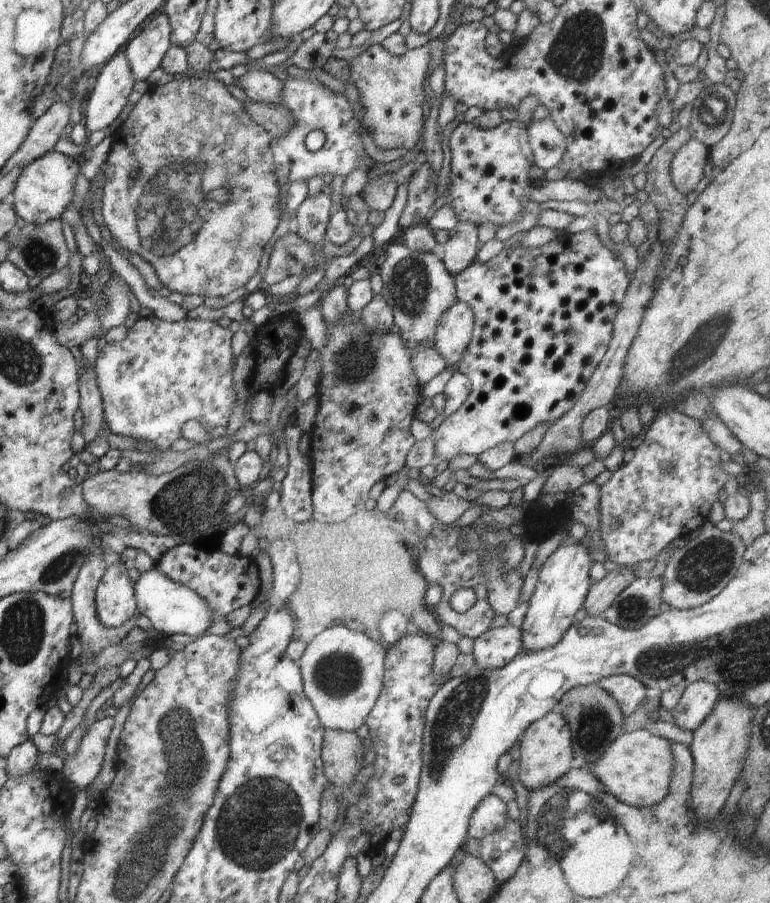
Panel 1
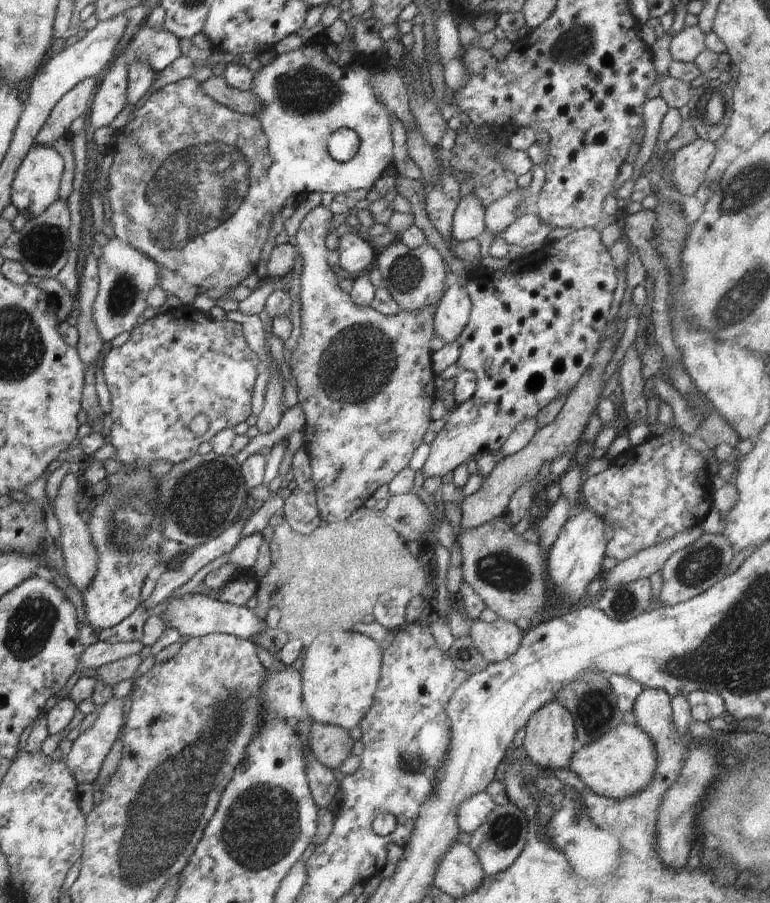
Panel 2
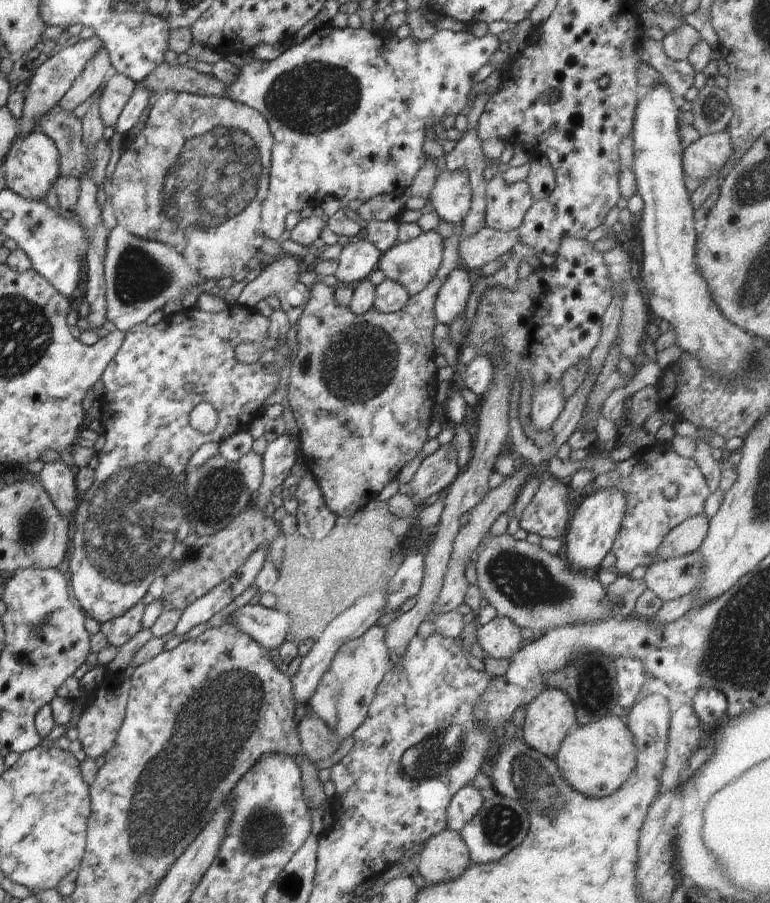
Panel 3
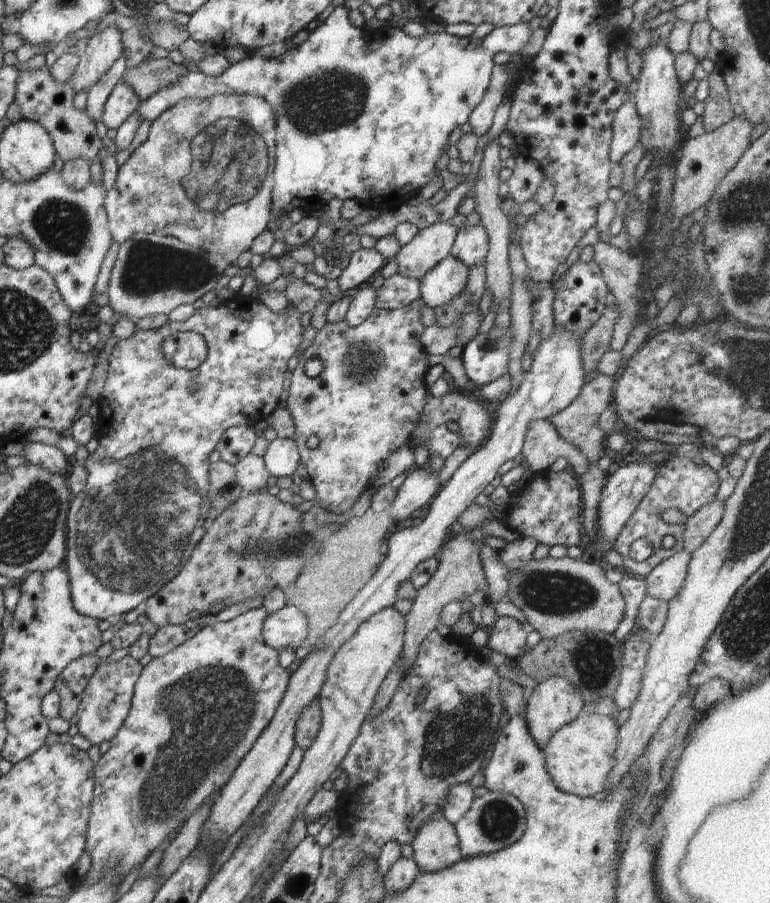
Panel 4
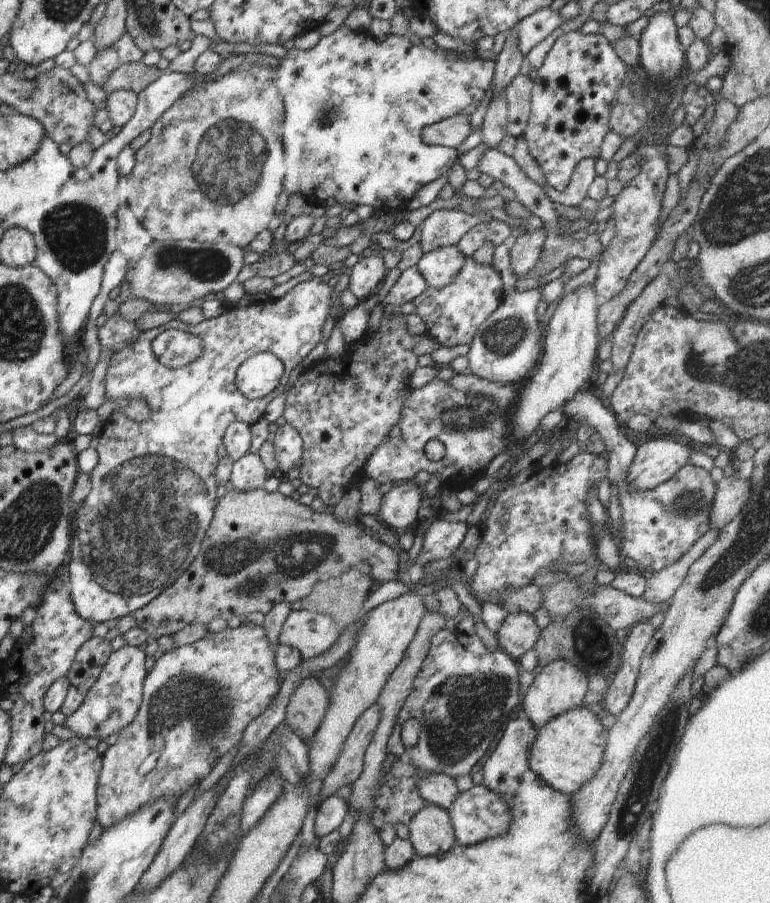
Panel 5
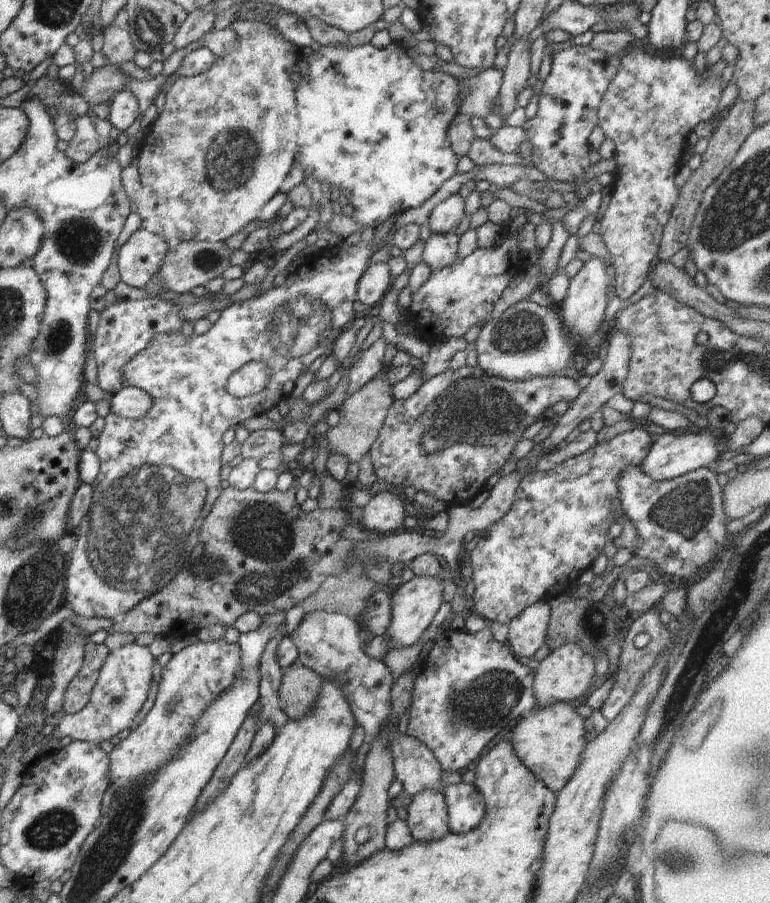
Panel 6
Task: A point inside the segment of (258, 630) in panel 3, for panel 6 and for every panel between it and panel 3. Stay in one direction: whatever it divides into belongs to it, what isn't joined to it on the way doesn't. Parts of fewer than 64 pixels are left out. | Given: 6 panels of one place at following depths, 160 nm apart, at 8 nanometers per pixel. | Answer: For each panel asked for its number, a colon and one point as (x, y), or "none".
4: (288, 627)
5: (311, 633)
6: (328, 643)

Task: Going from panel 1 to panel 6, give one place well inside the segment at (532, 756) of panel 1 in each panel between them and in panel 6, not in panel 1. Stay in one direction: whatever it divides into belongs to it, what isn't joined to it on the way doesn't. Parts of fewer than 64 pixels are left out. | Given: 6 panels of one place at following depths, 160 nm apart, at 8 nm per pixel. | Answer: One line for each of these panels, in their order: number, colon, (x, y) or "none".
2: (550, 733)
3: (551, 715)
4: (555, 702)
5: (560, 686)
6: (565, 674)

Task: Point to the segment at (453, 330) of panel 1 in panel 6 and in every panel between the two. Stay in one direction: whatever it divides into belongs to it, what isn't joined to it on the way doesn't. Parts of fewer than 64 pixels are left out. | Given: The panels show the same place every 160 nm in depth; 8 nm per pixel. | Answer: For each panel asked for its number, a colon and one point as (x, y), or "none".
2: (451, 315)
3: (451, 300)
4: (445, 281)
5: (439, 267)
6: (440, 251)

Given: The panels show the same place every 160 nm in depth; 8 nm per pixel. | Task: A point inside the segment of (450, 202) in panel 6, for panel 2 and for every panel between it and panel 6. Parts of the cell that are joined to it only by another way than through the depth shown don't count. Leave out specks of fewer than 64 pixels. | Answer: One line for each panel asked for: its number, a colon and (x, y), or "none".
2: (416, 279)
3: (414, 264)
4: (431, 245)
5: (444, 227)

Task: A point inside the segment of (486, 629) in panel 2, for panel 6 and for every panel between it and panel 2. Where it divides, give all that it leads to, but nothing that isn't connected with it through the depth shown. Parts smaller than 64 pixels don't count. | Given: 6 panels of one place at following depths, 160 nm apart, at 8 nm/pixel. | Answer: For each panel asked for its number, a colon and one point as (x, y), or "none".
3: (500, 639)
4: (508, 636)
5: (519, 633)
6: (528, 631)

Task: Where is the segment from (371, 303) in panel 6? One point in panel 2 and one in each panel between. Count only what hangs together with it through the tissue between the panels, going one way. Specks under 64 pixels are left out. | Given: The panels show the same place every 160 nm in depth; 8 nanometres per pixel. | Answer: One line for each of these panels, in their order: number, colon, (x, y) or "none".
2: (355, 253)
3: (359, 259)
4: (363, 264)
5: (367, 273)

